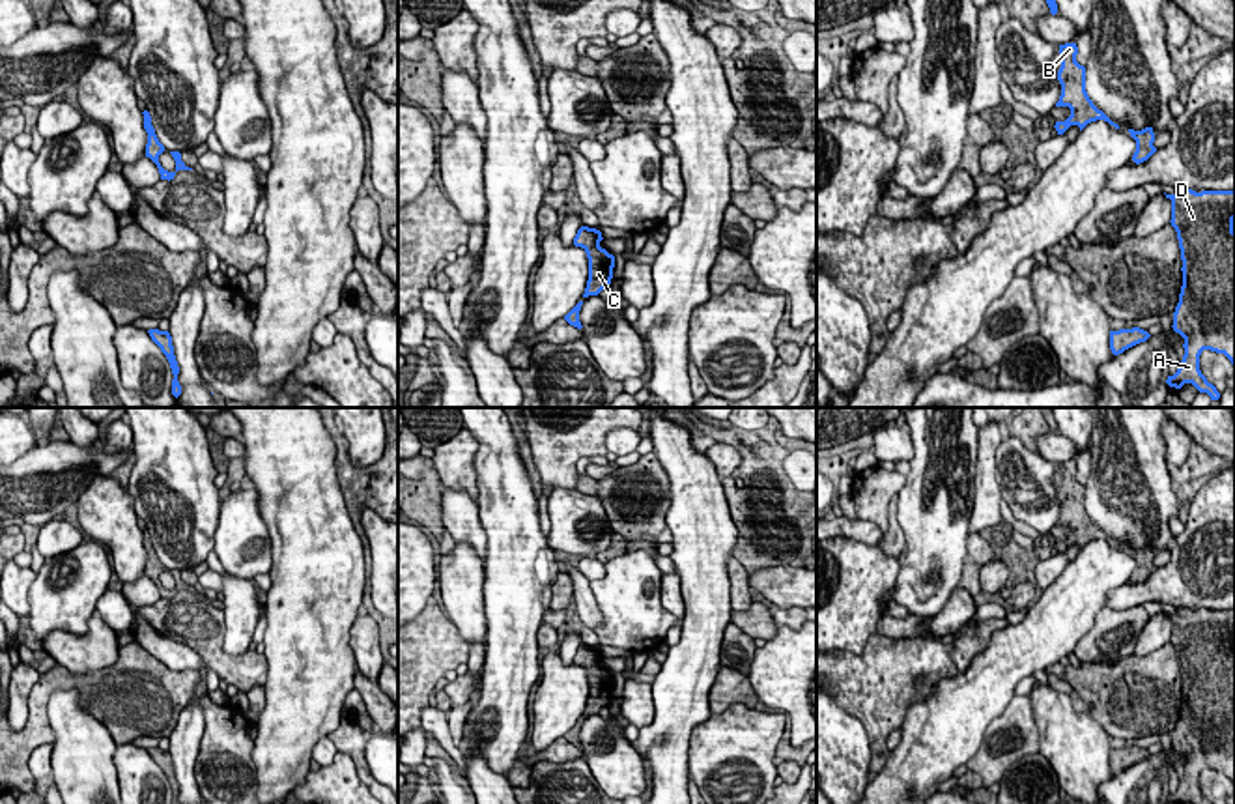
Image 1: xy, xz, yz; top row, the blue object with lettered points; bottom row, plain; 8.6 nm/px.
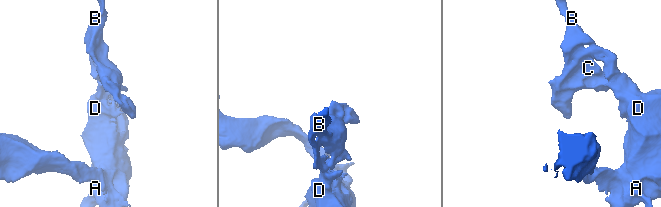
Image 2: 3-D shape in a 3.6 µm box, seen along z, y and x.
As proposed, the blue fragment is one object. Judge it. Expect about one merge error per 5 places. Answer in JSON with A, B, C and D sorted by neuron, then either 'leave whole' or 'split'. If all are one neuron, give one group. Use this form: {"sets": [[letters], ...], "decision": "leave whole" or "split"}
{"sets": [["A", "B", "C", "D"]], "decision": "leave whole"}

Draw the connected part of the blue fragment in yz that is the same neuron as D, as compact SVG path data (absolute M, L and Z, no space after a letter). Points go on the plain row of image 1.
M1175 608L1171 619L1171 645L1177 651L1183 705L1173 731L1173 750L1185 757L1185 774L1168 804L1213 804L1200 789L1203 768L1224 772L1235 789L1235 610Z

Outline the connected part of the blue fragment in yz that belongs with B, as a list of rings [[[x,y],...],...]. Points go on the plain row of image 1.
[[[1076,462],[1059,464],[1061,486],[1058,490],[1058,499],[1061,503],[1061,514],[1056,525],[1069,525],[1071,535],[1065,540],[1056,540],[1058,553],[1063,553],[1071,544],[1078,544],[1080,550],[1097,538],[1104,538],[1115,548],[1114,542],[1102,529],[1099,529],[1086,510],[1086,486],[1076,481],[1078,466]]]

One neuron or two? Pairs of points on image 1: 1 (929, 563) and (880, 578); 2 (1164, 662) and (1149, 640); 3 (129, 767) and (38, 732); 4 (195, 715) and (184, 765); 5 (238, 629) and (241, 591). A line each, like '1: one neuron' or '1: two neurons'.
1: two neurons
2: two neurons
3: two neurons
4: one neuron
5: one neuron

